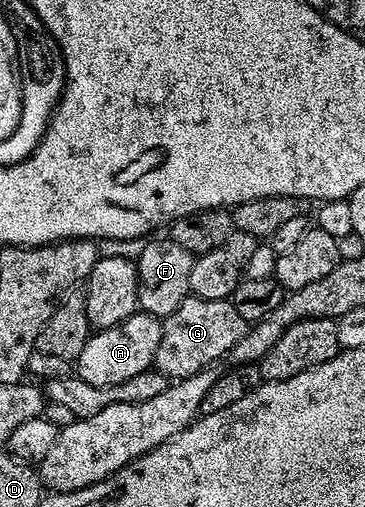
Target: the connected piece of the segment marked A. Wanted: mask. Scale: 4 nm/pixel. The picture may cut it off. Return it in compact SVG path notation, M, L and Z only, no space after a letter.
M143 312L132 314L126 320L105 330L95 331L89 336L86 340L86 348L82 348L82 352L76 357L75 373L82 380L86 380L86 384L95 386L122 384L155 363L158 340L161 336L161 319Z

